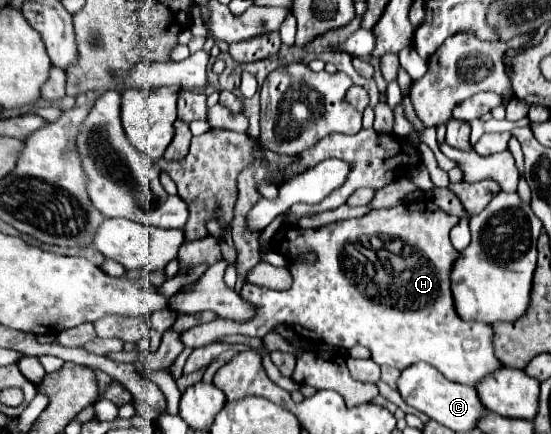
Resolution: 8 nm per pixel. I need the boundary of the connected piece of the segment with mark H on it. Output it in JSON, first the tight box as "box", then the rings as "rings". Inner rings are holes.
{"box":[182,201,502,387],"rings":[[[414,201],[414,203],[402,203],[402,205],[396,205],[396,207],[388,207],[388,209],[372,209],[370,213],[362,215],[362,217],[356,217],[356,219],[346,219],[346,221],[336,221],[336,223],[330,223],[330,225],[324,225],[320,229],[298,229],[298,247],[300,247],[300,267],[294,267],[292,269],[292,275],[294,275],[294,283],[290,289],[286,291],[274,291],[274,289],[266,289],[266,287],[258,287],[254,283],[244,283],[242,287],[242,297],[252,301],[254,305],[260,305],[260,313],[256,313],[256,317],[252,321],[248,321],[246,325],[238,325],[236,321],[224,321],[224,319],[214,319],[210,323],[204,323],[204,325],[198,325],[198,327],[192,327],[188,329],[186,333],[182,333],[182,343],[186,347],[204,347],[204,345],[210,345],[226,335],[248,335],[248,337],[264,337],[272,327],[276,325],[288,325],[296,331],[296,335],[300,339],[306,339],[306,341],[314,341],[314,343],[328,343],[328,345],[334,345],[334,347],[354,347],[354,345],[362,345],[362,347],[368,347],[372,351],[372,359],[378,363],[378,365],[388,365],[388,367],[396,367],[396,369],[408,369],[412,365],[416,365],[418,361],[426,361],[428,365],[436,367],[446,379],[450,381],[456,381],[456,383],[462,383],[462,385],[470,385],[470,387],[476,387],[486,375],[494,373],[496,369],[502,367],[500,359],[496,357],[494,353],[494,329],[490,325],[484,325],[484,323],[470,323],[470,321],[462,321],[458,315],[456,315],[456,309],[454,309],[454,297],[452,297],[452,289],[450,289],[450,273],[452,273],[452,267],[458,259],[458,251],[452,247],[450,243],[450,229],[458,223],[458,217],[454,215],[448,215],[446,211],[442,211],[438,205],[434,205],[432,201]],[[304,251],[314,251],[318,261],[314,265],[306,265],[302,263],[302,253]]]}

